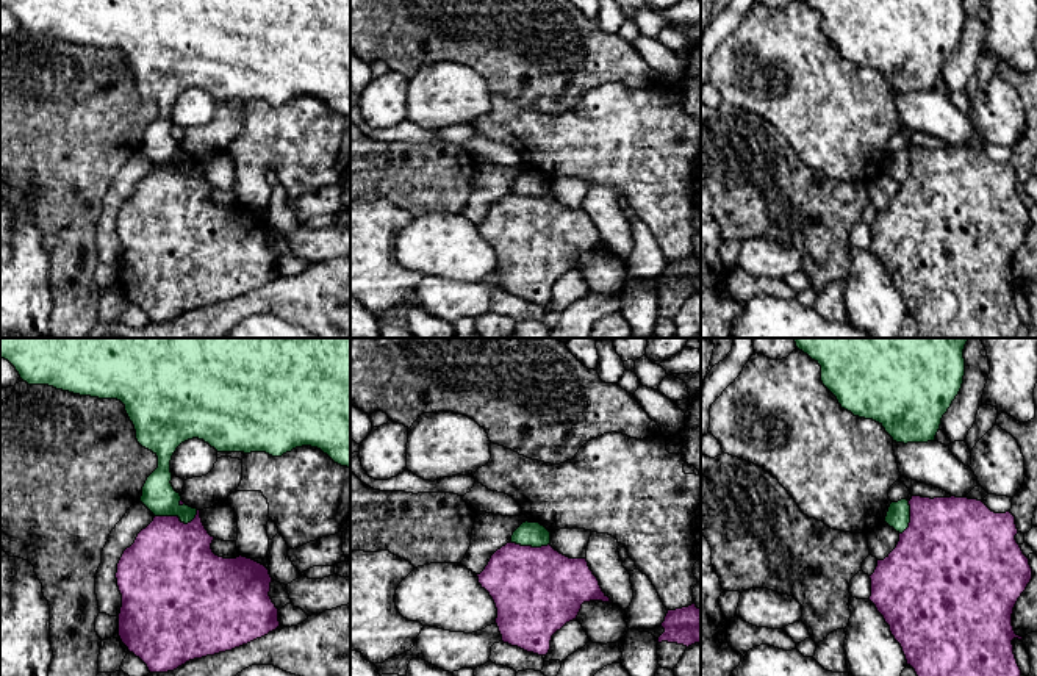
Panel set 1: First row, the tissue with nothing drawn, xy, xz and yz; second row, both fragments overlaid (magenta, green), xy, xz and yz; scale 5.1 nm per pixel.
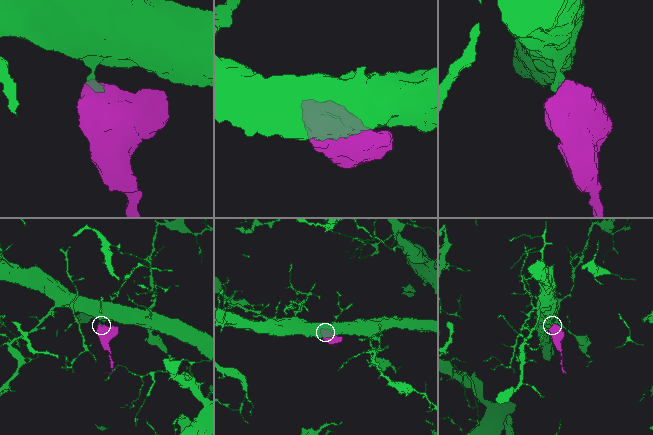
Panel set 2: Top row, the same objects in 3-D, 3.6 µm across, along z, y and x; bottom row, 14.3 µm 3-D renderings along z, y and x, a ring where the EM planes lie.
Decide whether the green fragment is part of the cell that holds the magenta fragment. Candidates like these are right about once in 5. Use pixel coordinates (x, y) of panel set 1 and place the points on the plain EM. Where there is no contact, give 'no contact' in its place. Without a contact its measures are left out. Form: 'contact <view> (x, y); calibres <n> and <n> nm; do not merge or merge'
contact xy (177, 166); calibres 440 and 170 nm; do not merge

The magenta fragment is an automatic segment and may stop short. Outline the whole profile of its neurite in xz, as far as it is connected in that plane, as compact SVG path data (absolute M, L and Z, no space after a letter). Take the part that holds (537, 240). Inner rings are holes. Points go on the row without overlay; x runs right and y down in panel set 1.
M510 191L491 205L477 227L496 254L502 291L538 305L549 302L552 285L577 268L583 252L612 252L587 208L569 208L551 194L532 197Z

